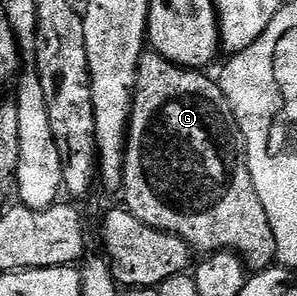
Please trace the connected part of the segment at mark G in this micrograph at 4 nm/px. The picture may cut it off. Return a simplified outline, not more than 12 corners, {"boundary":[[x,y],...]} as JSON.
{"boundary":[[143,52],[124,207],[275,264],[221,84]]}

